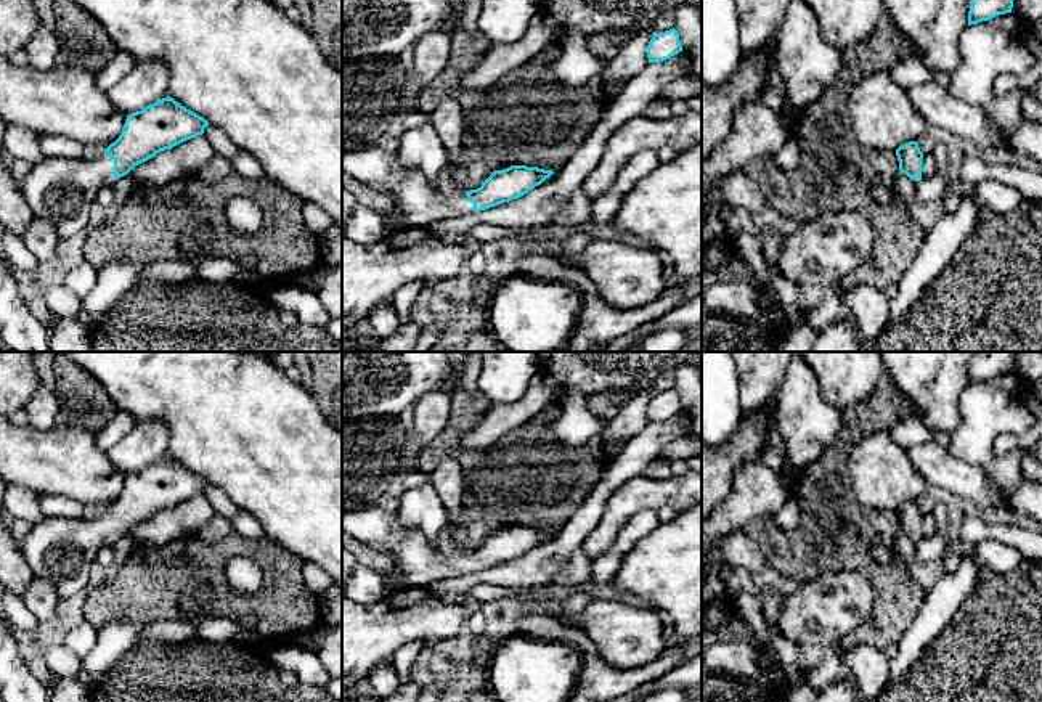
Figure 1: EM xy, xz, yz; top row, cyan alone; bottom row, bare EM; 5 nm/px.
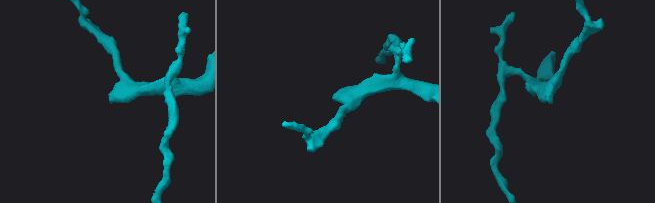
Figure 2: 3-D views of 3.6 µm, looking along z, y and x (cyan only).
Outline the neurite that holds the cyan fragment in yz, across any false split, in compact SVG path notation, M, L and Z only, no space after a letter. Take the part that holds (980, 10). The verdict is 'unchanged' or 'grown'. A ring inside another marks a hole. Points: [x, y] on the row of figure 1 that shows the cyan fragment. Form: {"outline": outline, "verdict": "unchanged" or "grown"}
{"outline": "M971 0L968 26L989 21L999 14L1011 13L1013 0Z", "verdict": "unchanged"}

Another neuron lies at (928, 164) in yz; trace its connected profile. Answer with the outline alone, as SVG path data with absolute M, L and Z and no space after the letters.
M931 153L923 154L922 161L922 180L930 182L939 177L936 159Z

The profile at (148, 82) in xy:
M144 59L111 90L109 101L127 116L169 96L170 76L161 59Z

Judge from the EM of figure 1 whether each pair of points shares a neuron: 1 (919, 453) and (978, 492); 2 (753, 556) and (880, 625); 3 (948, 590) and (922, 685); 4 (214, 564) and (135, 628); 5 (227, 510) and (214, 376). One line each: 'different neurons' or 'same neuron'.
1: same neuron
2: different neurons
3: different neurons
4: different neurons
5: different neurons

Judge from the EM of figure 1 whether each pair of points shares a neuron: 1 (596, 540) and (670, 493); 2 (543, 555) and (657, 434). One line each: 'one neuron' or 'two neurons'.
1: one neuron
2: one neuron

